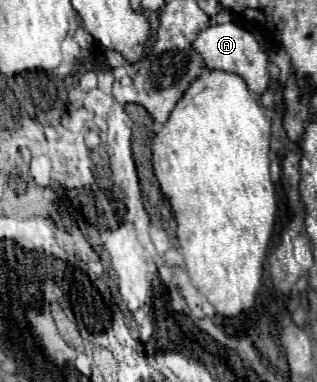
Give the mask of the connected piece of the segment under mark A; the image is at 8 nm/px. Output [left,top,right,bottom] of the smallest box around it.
[193,23,271,95]

